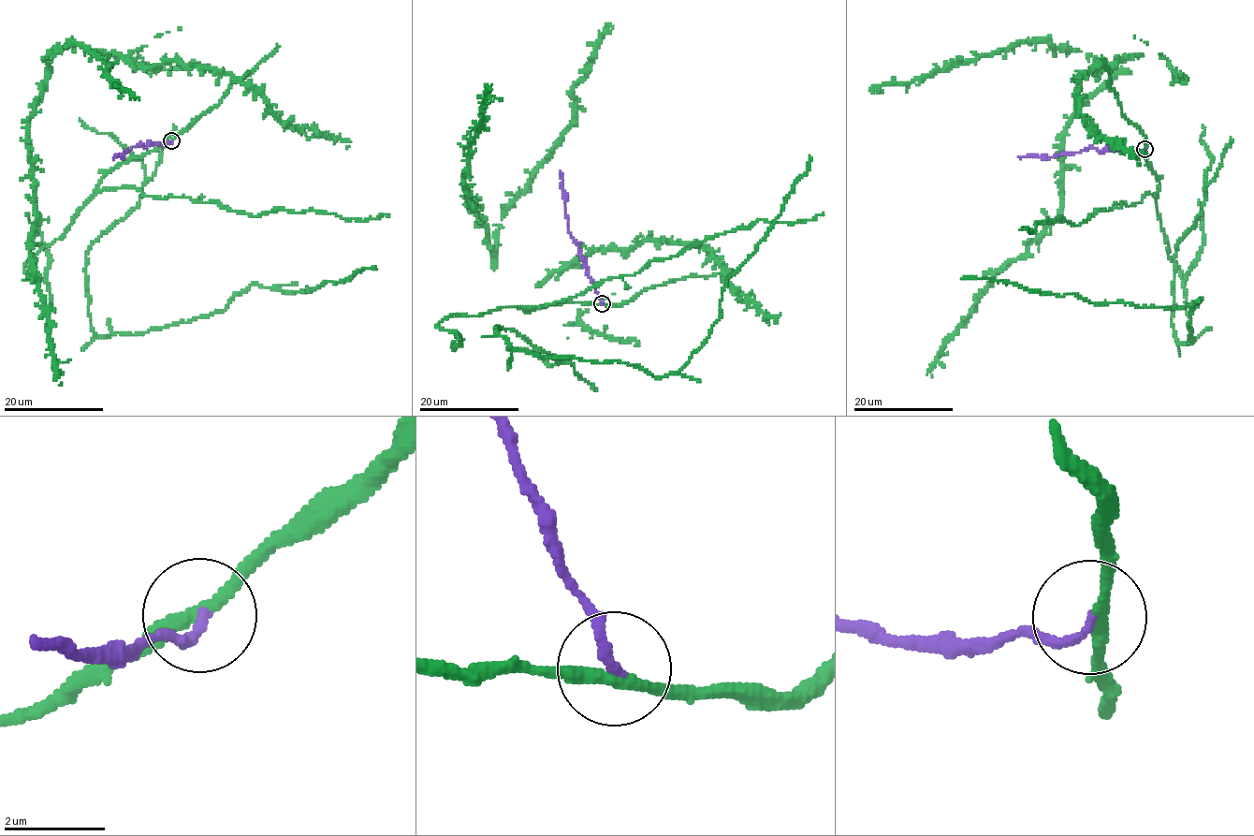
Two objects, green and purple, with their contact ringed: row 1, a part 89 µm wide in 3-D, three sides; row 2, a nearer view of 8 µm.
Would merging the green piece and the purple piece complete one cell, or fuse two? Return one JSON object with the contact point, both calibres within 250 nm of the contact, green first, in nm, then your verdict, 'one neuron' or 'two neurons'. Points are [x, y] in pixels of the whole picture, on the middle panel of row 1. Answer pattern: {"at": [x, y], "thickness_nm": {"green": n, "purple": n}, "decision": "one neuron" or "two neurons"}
{"at": [602, 303], "thickness_nm": {"green": 280, "purple": 190}, "decision": "two neurons"}

